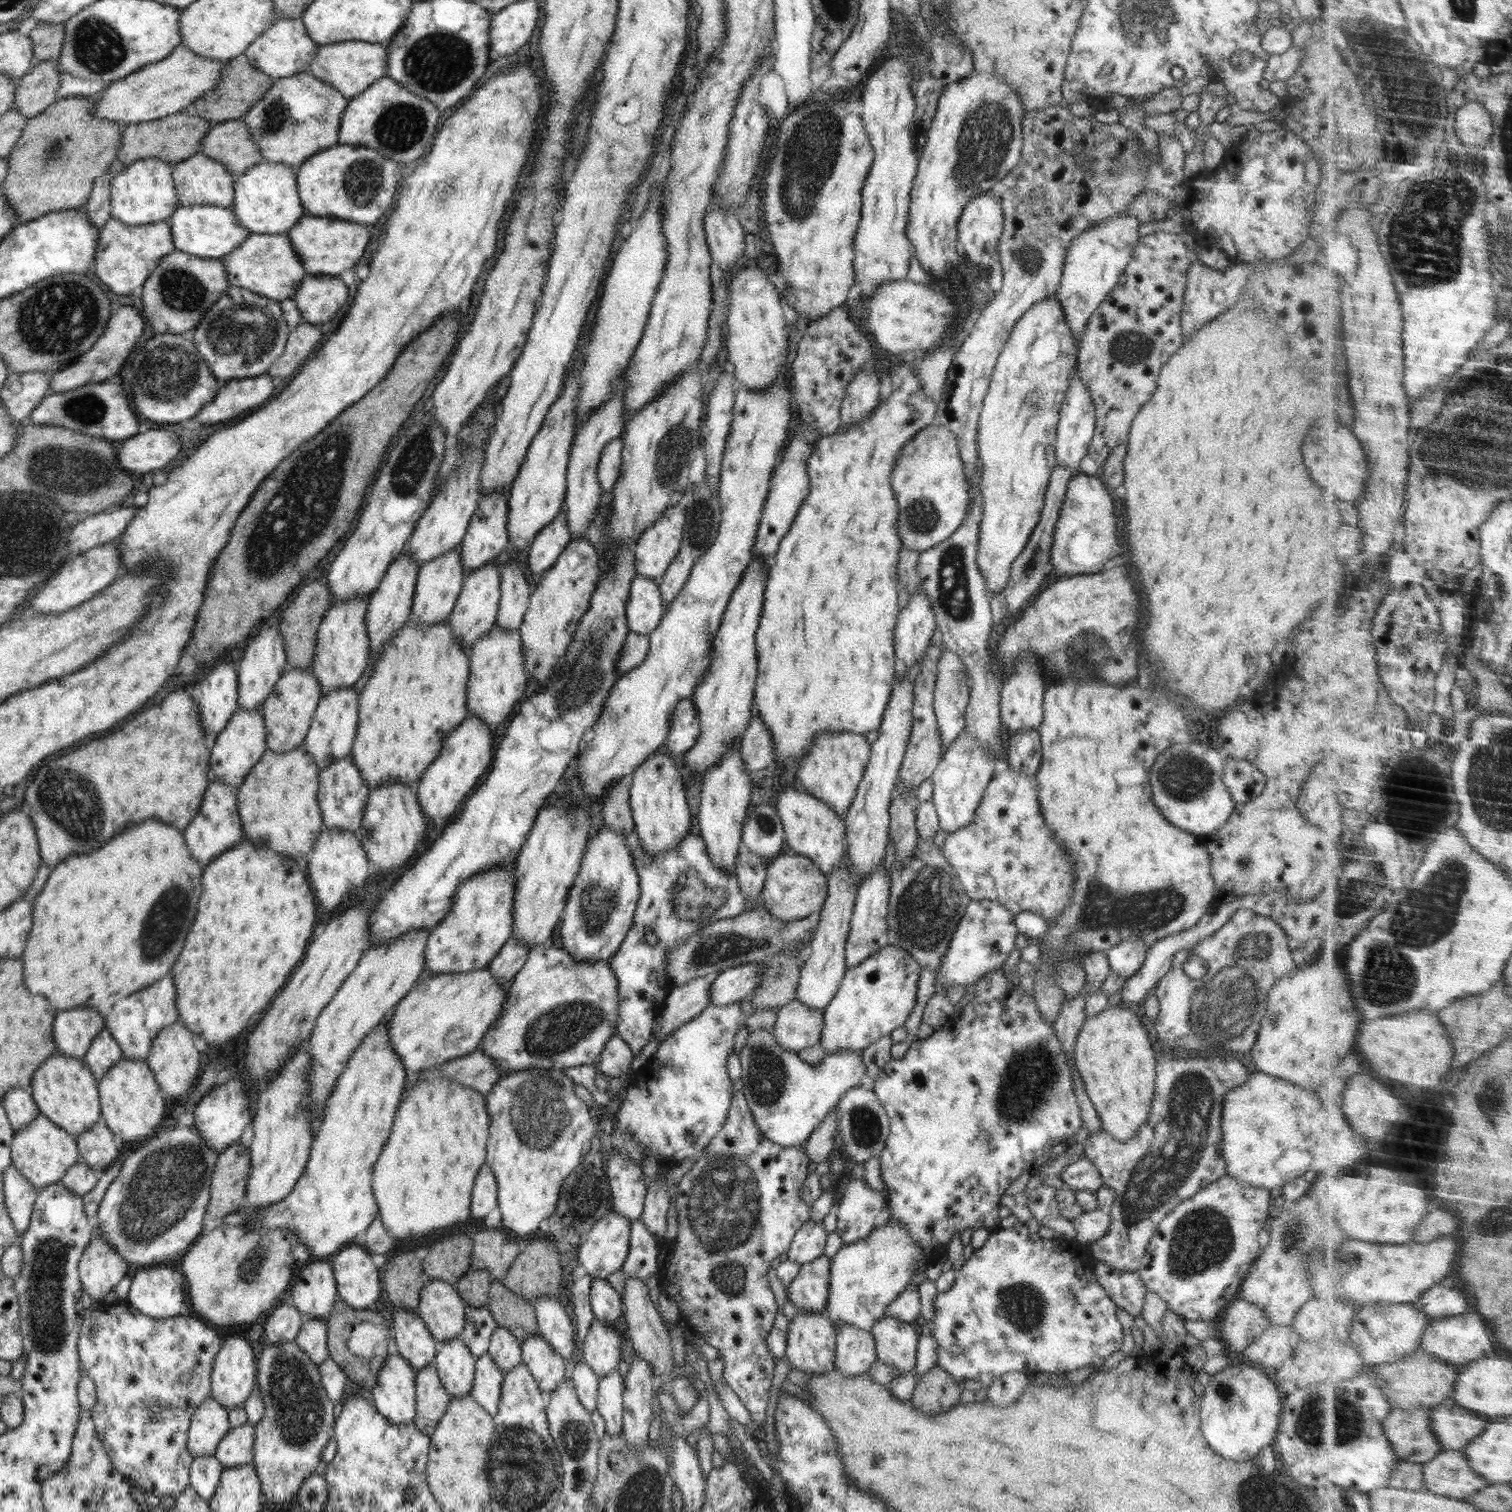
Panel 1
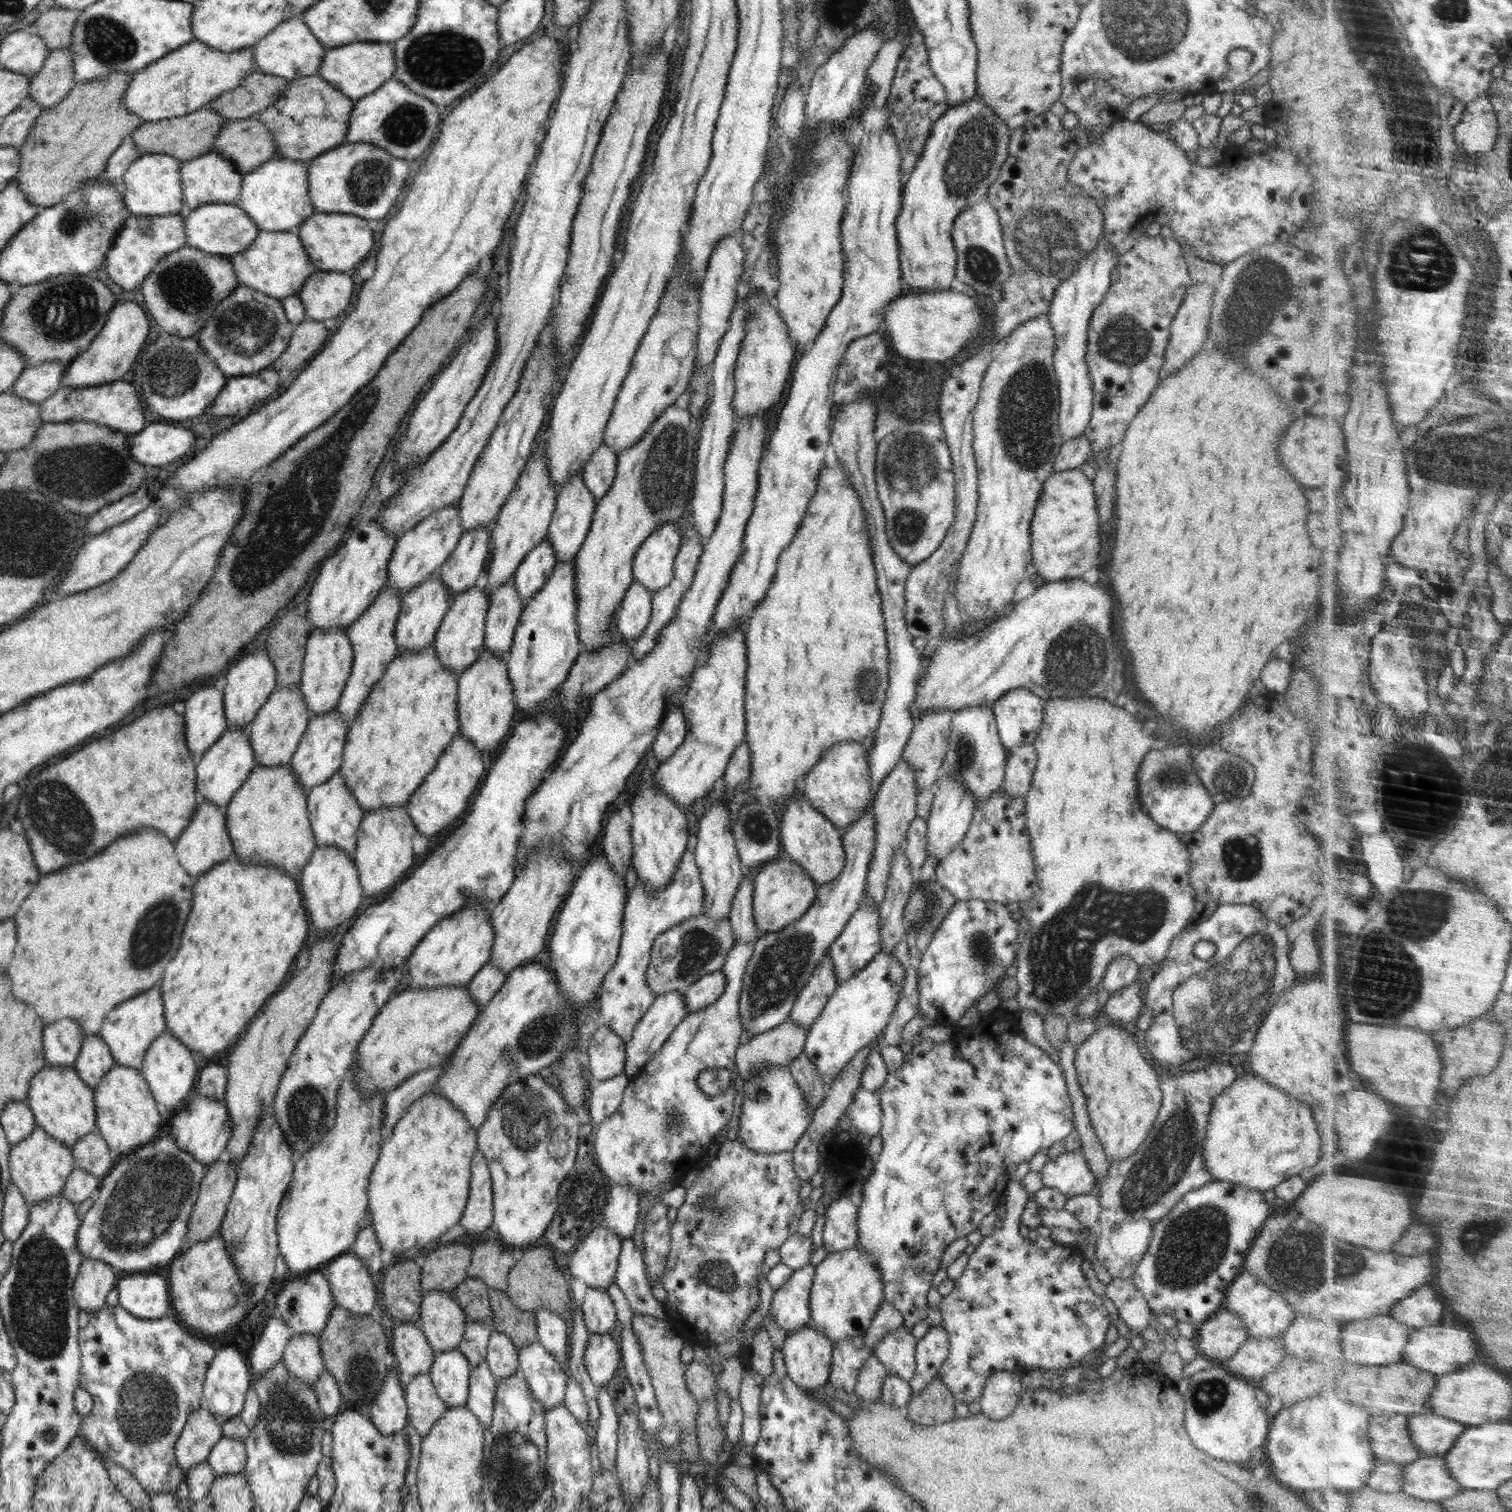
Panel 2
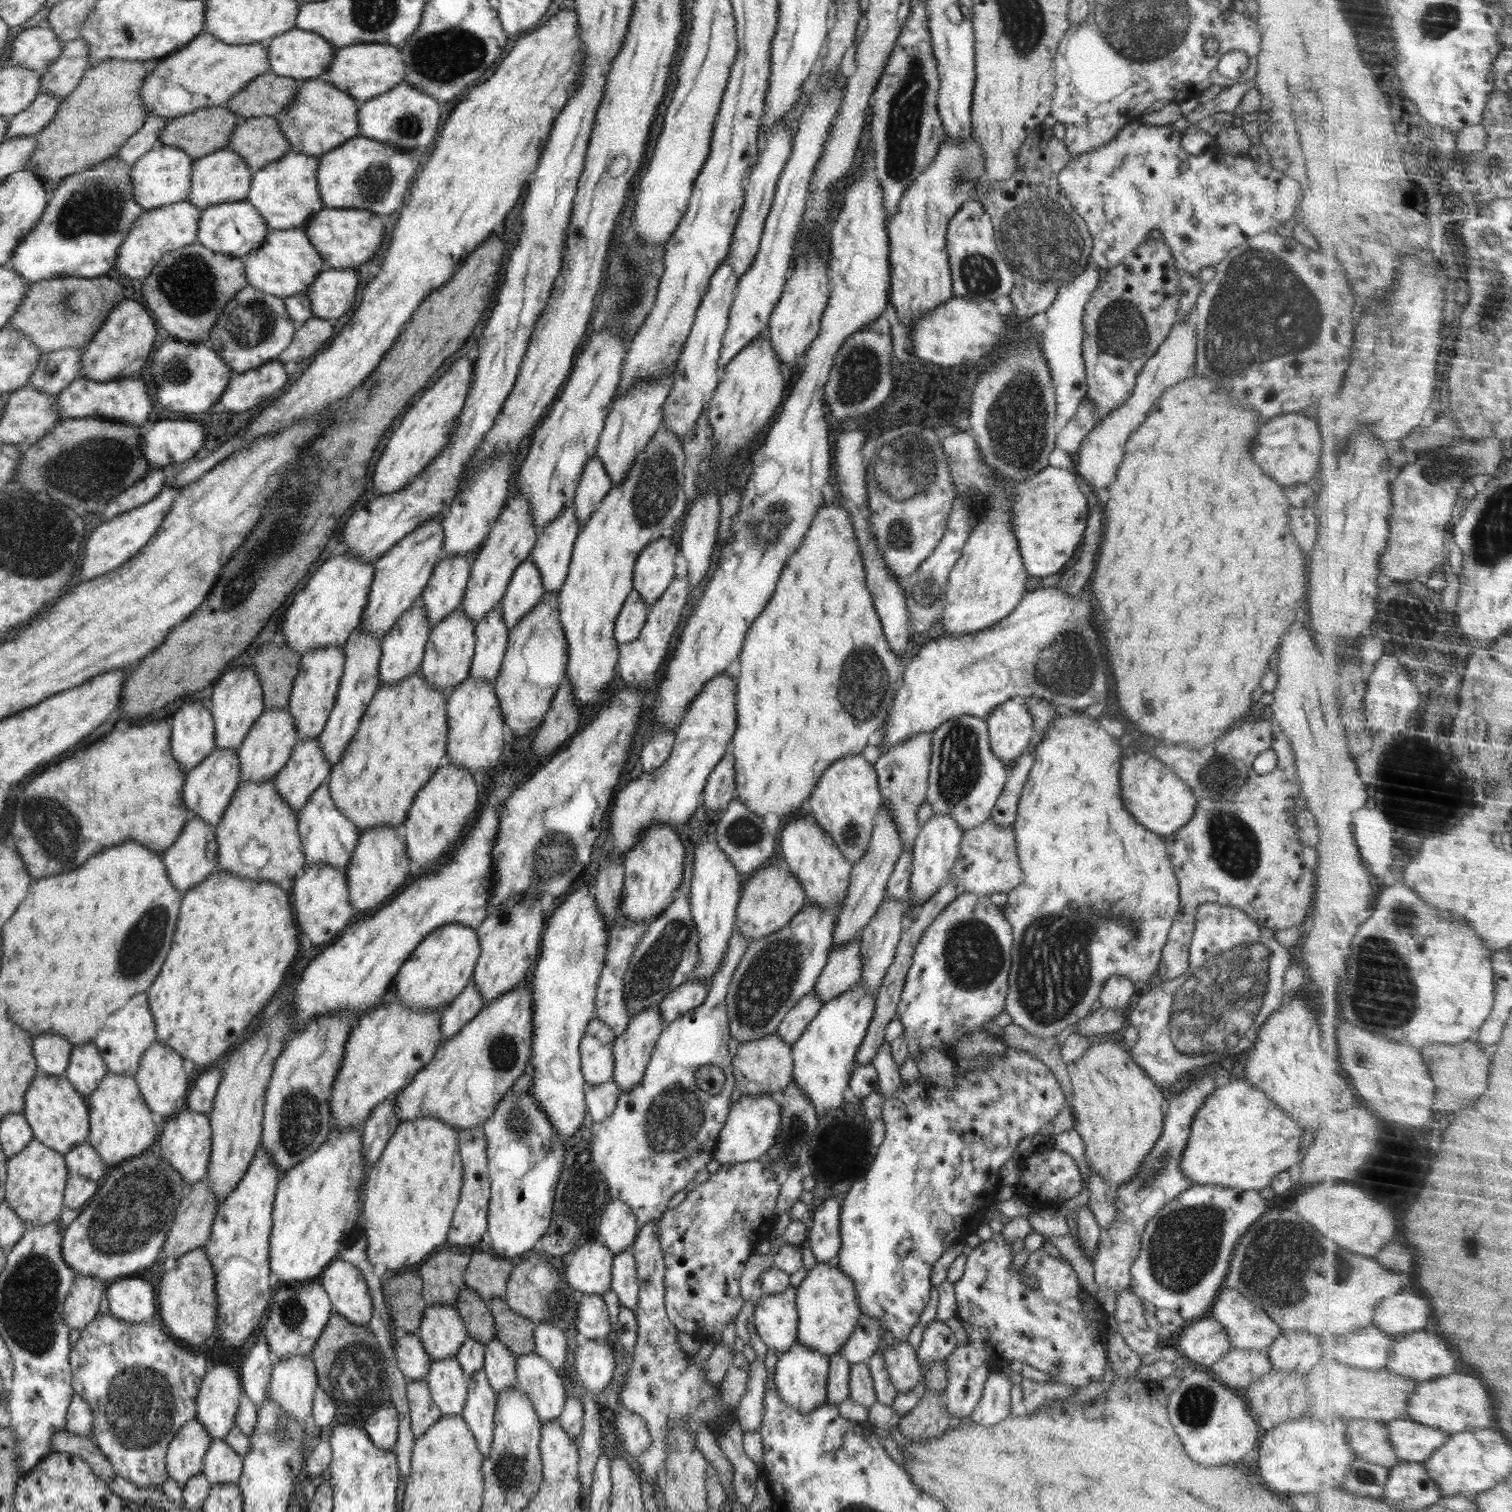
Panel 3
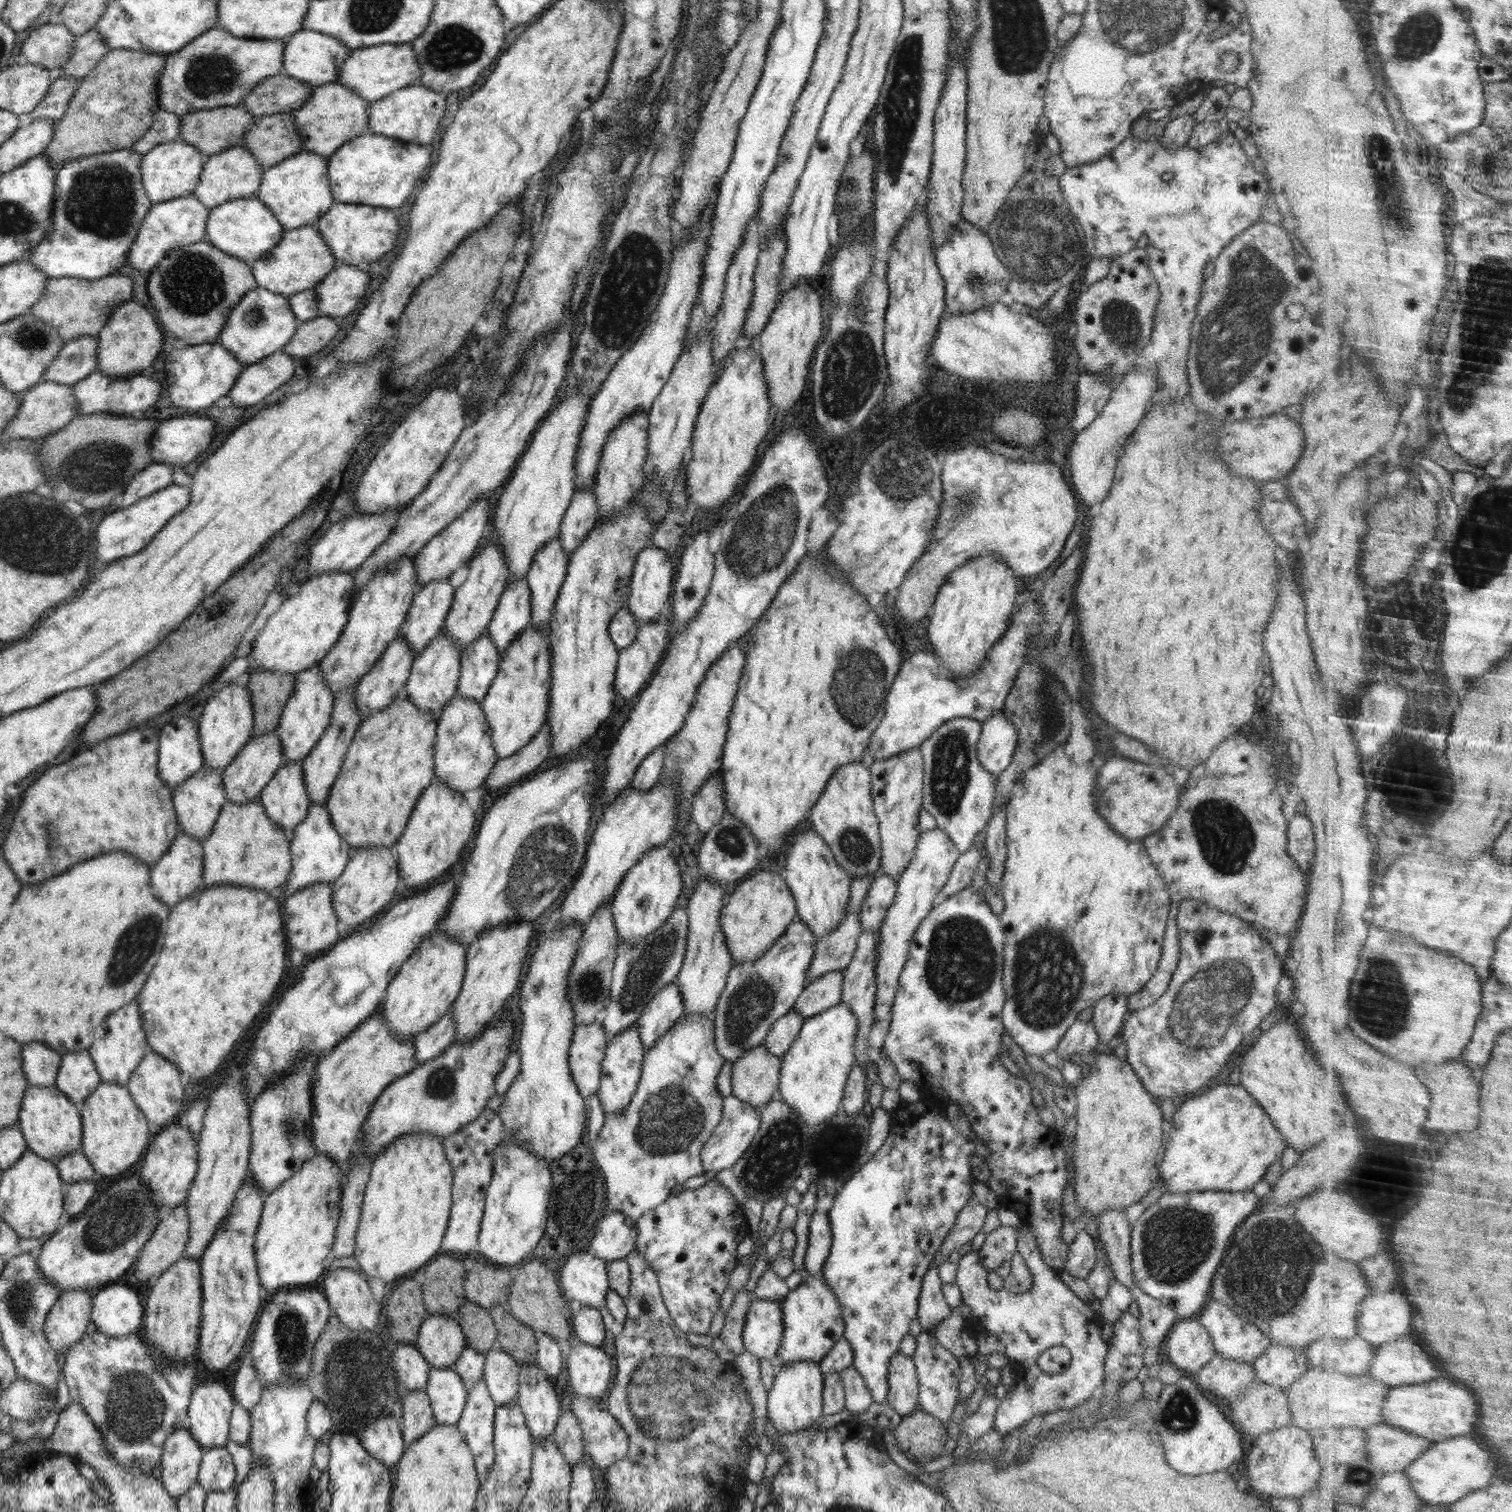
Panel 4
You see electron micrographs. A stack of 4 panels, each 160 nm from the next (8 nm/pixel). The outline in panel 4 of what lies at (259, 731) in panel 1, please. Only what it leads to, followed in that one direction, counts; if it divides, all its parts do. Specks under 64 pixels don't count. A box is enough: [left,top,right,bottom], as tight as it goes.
[172,767,227,840]

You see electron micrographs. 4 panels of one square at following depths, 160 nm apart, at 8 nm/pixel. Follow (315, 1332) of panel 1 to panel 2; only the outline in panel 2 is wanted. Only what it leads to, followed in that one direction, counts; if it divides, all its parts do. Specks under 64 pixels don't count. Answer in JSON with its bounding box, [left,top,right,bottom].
[283,1335,325,1384]

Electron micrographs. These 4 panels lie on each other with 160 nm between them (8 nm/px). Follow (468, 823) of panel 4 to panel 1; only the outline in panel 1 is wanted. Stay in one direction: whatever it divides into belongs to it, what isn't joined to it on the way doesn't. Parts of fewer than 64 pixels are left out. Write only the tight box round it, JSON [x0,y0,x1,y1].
[416,712,494,820]

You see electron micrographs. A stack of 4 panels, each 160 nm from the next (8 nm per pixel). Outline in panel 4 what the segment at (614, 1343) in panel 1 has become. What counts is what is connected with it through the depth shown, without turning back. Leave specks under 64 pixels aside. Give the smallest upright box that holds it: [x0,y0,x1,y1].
[564,1343,612,1398]

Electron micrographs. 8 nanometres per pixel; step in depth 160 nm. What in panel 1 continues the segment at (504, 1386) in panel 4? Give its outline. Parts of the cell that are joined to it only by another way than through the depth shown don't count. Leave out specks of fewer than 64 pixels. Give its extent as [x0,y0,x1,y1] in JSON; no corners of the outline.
[487,1327,521,1372]

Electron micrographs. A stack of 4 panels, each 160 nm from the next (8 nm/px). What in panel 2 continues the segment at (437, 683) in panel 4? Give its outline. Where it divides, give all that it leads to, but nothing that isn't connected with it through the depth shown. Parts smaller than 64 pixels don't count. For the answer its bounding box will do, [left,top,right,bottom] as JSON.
[433,586,489,676]

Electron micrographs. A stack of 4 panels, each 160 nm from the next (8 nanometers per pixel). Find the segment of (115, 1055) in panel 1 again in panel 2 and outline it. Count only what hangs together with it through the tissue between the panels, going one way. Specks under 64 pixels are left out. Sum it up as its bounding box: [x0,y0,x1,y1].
[72,1034,115,1089]

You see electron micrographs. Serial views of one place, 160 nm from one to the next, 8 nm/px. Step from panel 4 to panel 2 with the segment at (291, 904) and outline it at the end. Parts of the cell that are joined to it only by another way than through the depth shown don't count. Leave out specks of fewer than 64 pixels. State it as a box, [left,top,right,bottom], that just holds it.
[299,846,363,932]

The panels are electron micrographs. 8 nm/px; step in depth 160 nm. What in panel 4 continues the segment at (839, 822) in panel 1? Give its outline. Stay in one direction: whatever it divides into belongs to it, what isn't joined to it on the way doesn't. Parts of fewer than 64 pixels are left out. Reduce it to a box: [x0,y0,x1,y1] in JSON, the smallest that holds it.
[784,829,853,939]

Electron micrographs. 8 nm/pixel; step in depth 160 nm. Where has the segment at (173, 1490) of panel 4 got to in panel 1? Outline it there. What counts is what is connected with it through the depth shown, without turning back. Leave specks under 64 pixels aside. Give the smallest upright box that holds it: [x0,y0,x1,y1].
[187,1398,231,1457]

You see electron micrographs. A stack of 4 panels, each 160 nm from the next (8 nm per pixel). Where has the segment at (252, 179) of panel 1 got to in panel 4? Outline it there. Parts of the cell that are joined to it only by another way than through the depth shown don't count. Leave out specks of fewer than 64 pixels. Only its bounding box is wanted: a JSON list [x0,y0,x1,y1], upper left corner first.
[255,151,335,230]

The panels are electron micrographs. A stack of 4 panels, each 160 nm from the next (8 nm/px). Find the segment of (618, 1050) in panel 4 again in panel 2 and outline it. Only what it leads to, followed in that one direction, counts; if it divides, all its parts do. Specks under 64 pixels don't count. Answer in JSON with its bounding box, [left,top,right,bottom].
[623,991,690,1079]

